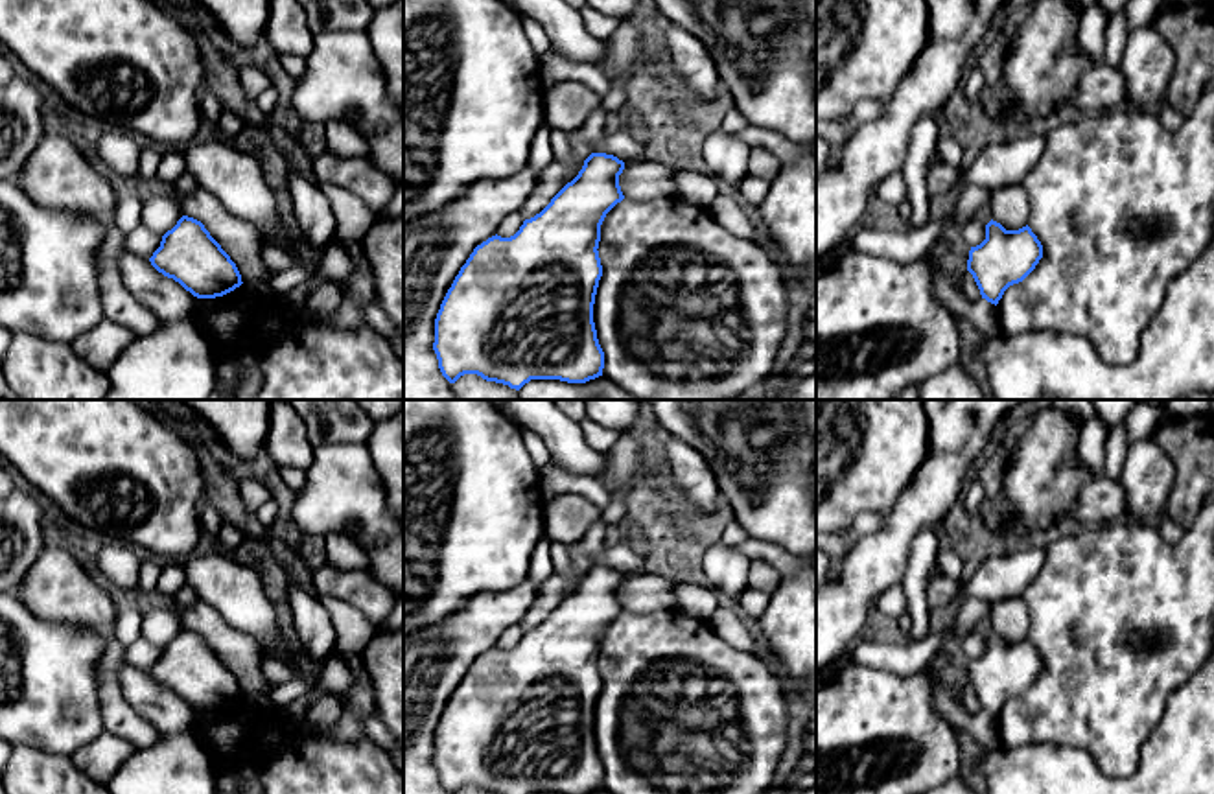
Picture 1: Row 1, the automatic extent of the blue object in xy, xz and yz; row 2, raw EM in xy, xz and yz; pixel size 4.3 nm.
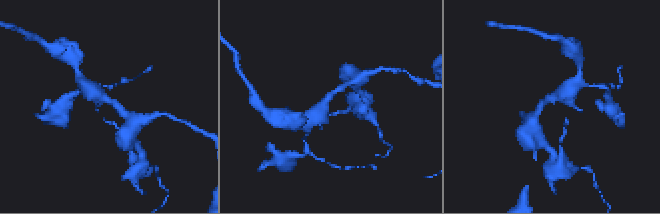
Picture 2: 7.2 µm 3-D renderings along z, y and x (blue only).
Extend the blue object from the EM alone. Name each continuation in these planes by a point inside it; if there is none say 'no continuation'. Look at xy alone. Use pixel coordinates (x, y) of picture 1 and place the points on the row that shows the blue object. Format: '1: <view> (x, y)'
no continuation

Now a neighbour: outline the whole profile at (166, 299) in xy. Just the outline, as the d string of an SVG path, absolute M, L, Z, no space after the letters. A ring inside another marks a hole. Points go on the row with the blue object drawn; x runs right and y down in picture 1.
M123 245L118 263L129 295L147 308L160 322L190 319L195 297L173 278L158 273L149 258L140 258Z

